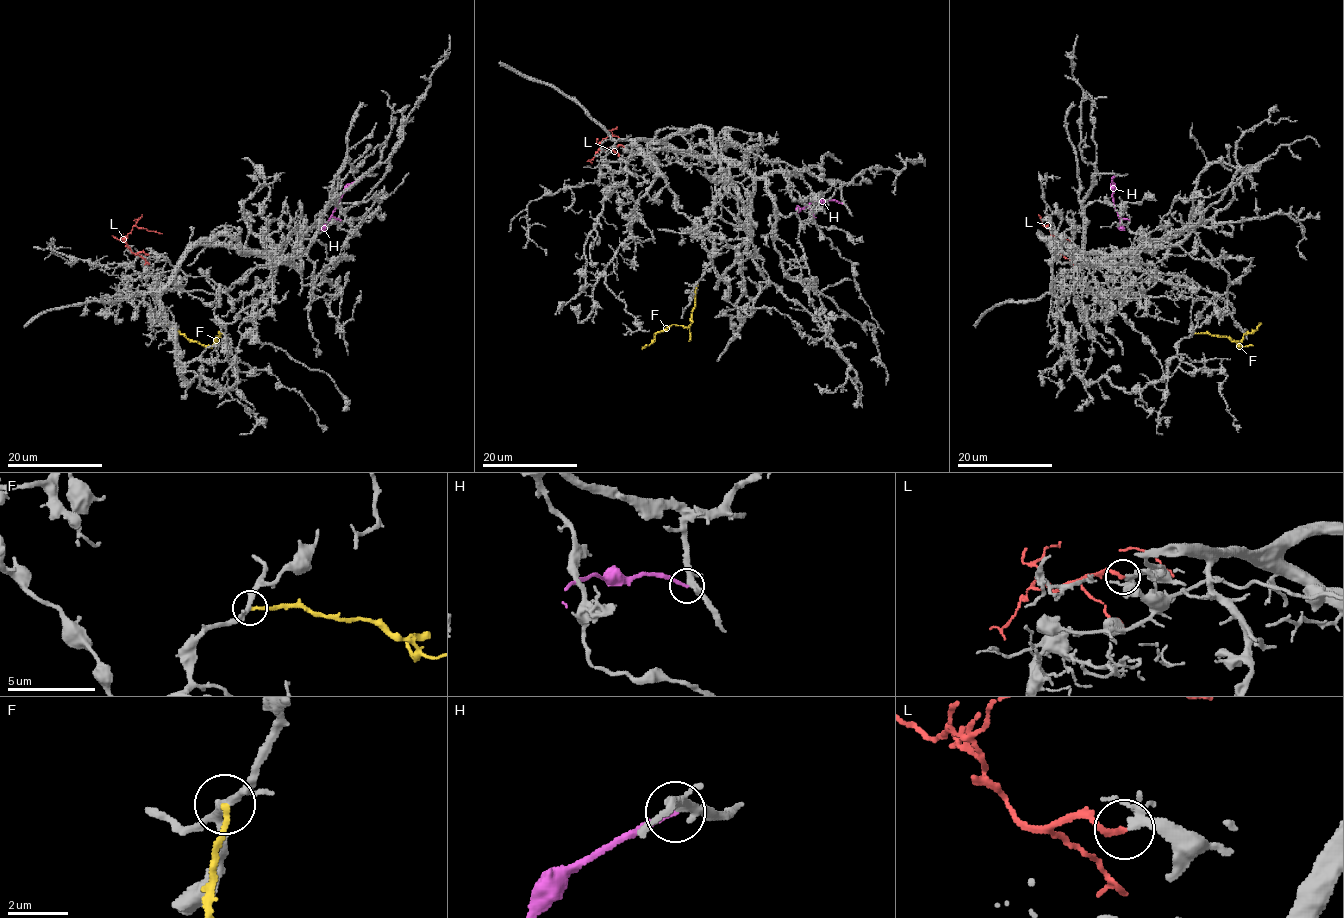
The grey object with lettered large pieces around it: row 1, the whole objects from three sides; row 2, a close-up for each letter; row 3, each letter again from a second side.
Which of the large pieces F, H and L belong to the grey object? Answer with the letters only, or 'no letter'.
L

